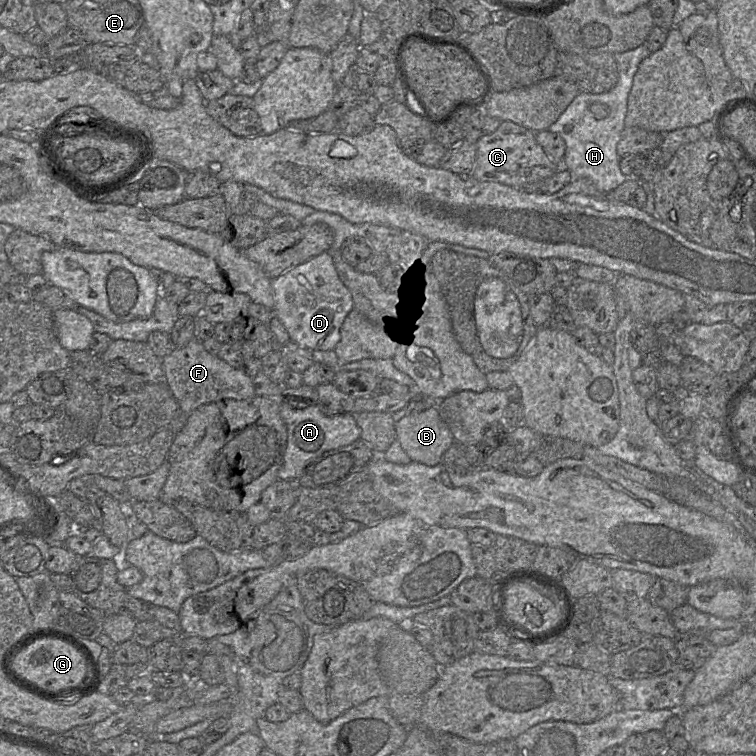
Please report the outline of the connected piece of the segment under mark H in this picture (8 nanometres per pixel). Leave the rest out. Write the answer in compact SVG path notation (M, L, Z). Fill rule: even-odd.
M643 44L633 50L612 54L615 56L619 73L619 80L615 87L602 94L580 92L558 120L548 128L550 132L558 133L565 141L562 168L568 169L575 178L590 179L597 190L603 194L614 190L628 178L621 172L619 167L620 157L617 154L617 144L625 128L624 120L633 78L640 63L651 52ZM592 103L606 104L609 107L609 115L604 119L597 120L589 110Z

